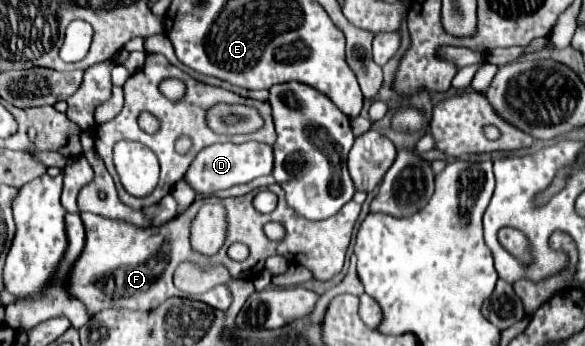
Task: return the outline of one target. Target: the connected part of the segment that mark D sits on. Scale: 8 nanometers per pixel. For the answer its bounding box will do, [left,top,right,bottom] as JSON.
[185,143,273,195]

